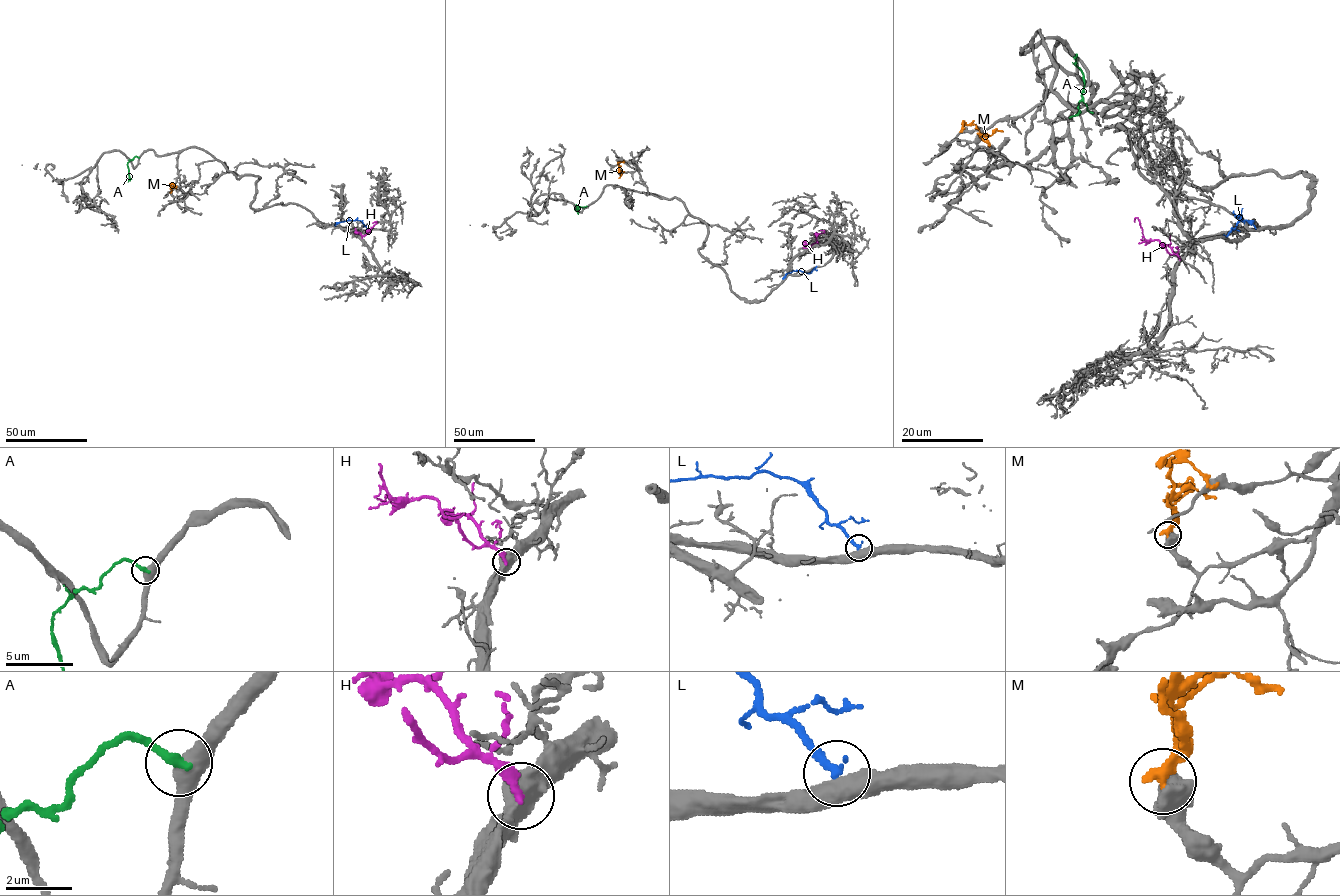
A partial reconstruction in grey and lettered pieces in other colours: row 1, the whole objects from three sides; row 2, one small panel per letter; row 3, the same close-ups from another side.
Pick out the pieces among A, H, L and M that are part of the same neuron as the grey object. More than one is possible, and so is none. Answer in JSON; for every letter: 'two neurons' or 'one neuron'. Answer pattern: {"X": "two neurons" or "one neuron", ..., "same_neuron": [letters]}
{"A": "two neurons", "H": "two neurons", "L": "two neurons", "M": "two neurons", "same_neuron": []}

